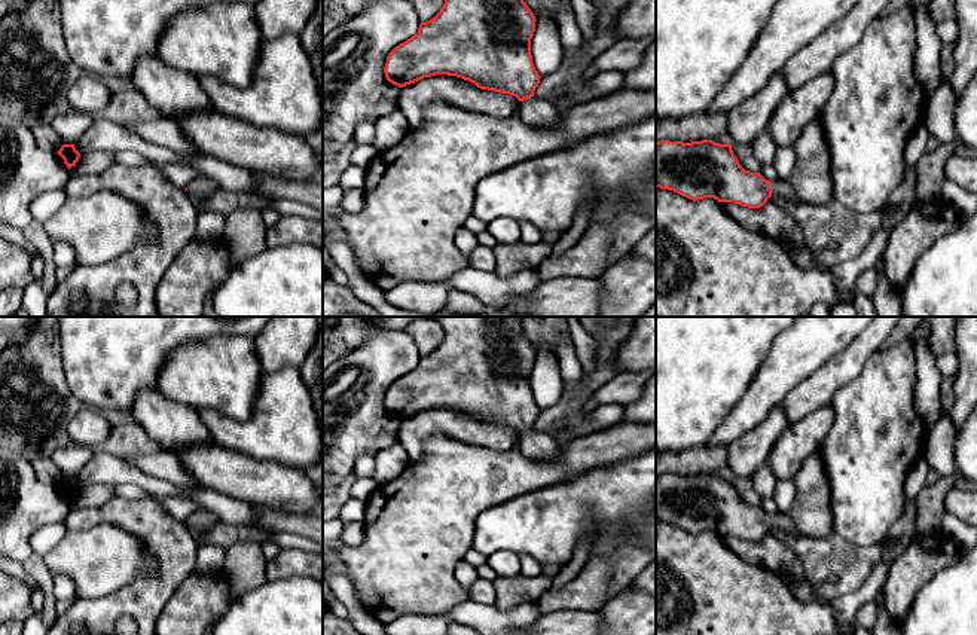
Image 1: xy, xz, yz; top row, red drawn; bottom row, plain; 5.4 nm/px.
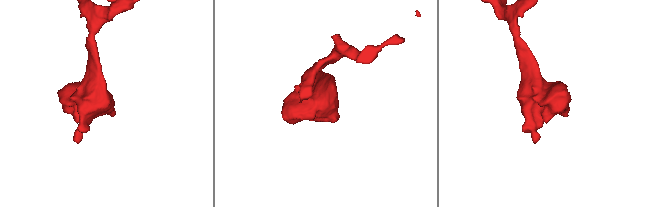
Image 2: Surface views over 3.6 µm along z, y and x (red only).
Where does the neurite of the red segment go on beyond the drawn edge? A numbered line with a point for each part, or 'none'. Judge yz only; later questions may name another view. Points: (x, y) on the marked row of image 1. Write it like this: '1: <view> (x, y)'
1: yz (781, 189)

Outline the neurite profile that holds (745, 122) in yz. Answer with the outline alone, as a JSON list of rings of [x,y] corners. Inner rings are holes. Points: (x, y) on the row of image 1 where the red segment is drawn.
[[[778,71],[758,94],[732,109],[727,113],[730,144],[752,144],[763,131],[767,131],[775,110],[788,92],[784,76]]]

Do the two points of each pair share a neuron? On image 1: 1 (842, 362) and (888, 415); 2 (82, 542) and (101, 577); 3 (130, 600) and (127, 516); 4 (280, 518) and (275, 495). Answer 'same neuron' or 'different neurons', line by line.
1: different neurons
2: same neuron
3: same neuron
4: different neurons

